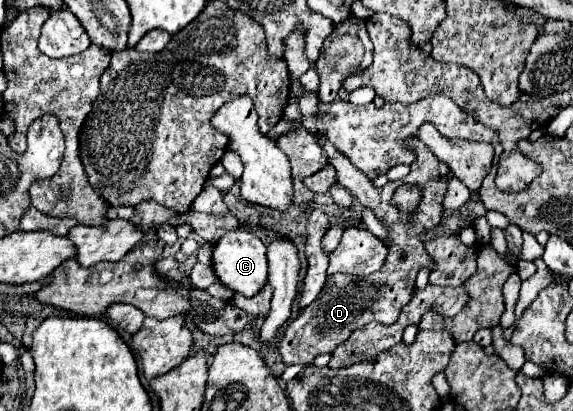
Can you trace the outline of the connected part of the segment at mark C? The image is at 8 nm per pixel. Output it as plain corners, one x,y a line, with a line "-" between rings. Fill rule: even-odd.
240,222
236,230
226,232
214,246
212,252
212,268
216,278
230,288
232,292
240,292
246,298
258,294
268,282
268,260
266,260
266,244
256,236
254,228
248,222

